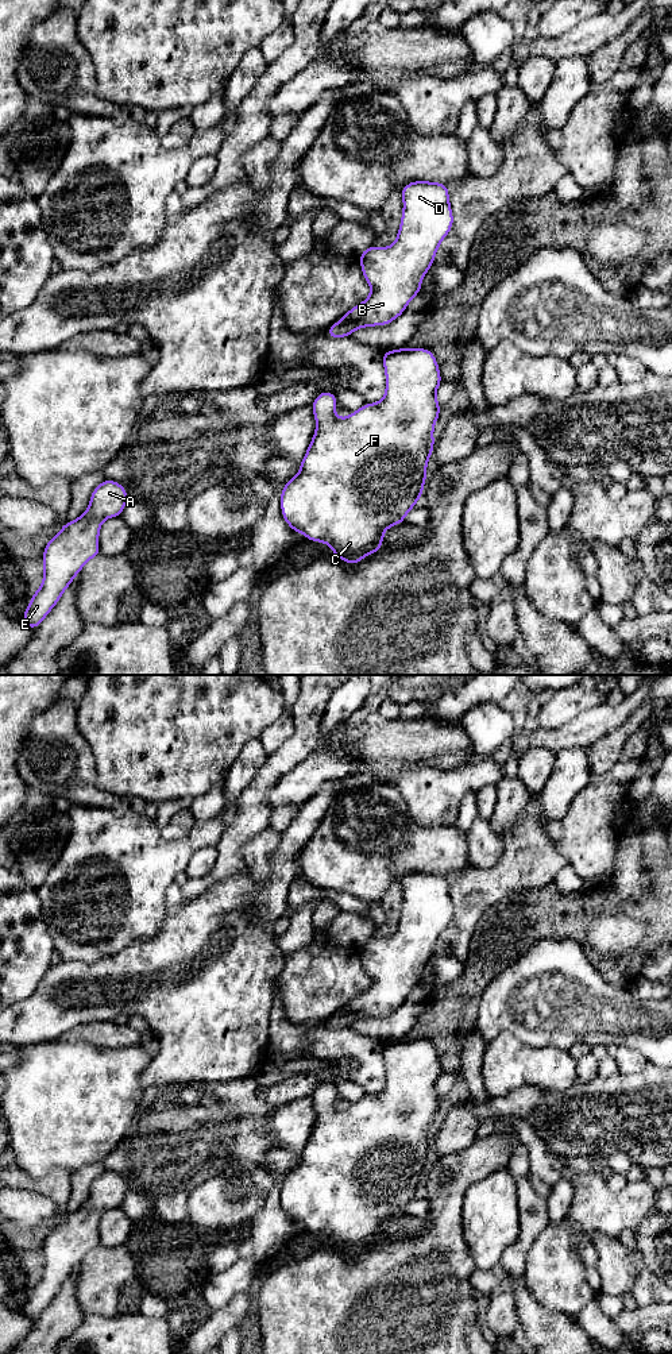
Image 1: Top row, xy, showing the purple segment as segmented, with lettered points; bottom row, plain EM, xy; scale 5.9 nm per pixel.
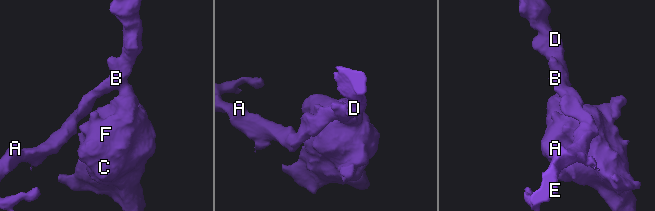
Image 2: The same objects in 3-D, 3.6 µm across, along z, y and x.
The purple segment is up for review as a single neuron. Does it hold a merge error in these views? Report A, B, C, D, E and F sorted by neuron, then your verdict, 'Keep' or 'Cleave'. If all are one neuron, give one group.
Groups: A B C D E F. Keep

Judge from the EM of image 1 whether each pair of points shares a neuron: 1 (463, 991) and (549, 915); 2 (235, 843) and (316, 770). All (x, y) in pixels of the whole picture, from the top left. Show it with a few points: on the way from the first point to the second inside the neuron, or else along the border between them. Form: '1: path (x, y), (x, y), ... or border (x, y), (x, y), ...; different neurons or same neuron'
1: path (482, 969), (528, 924); same neuron
2: border (280, 779), (267, 793), (267, 803), (271, 811); different neurons

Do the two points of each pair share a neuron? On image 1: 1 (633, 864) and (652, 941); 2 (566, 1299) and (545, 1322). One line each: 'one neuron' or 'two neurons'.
1: two neurons
2: two neurons

